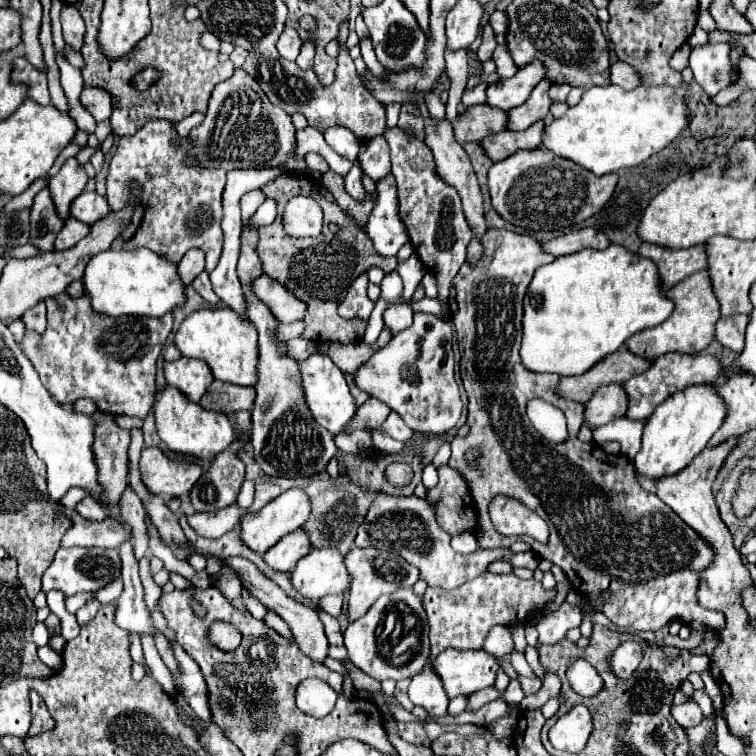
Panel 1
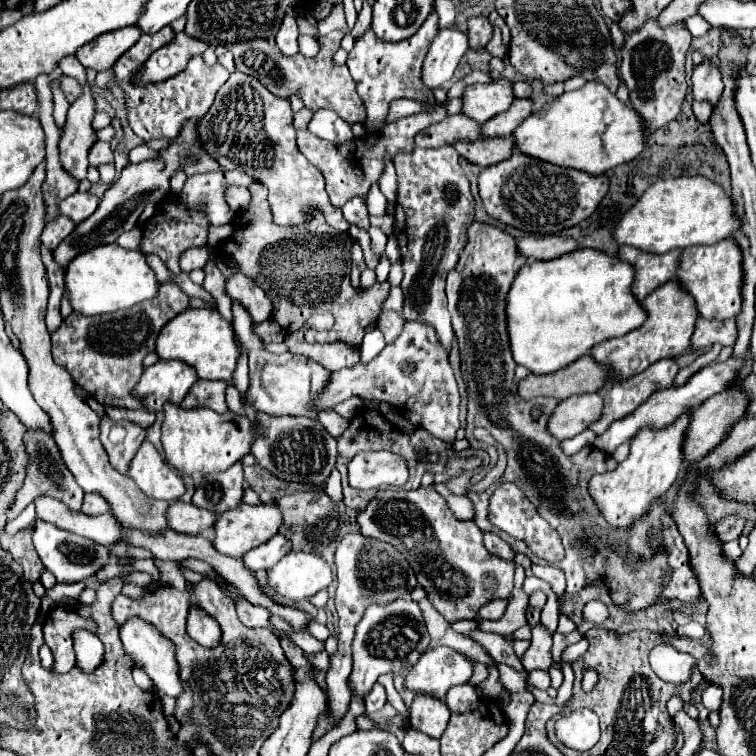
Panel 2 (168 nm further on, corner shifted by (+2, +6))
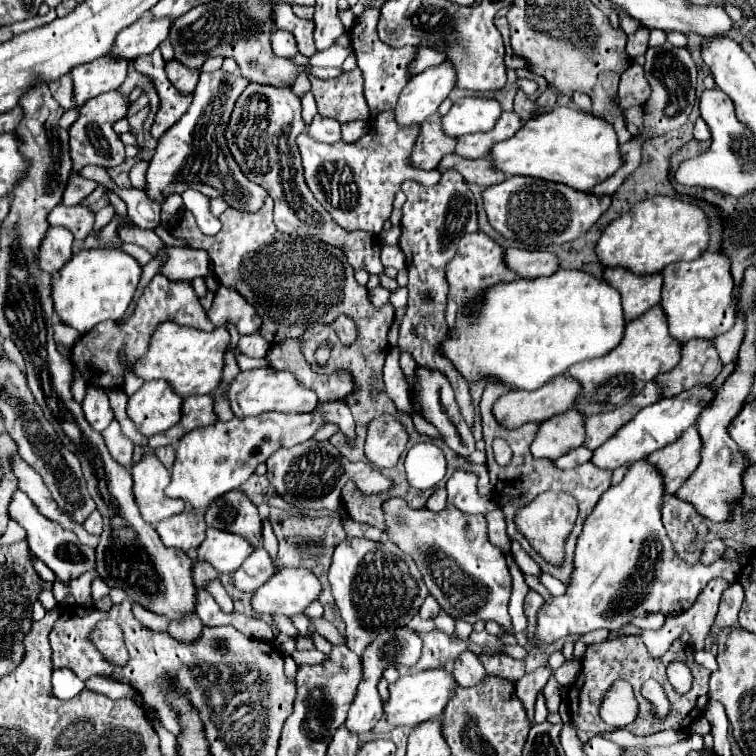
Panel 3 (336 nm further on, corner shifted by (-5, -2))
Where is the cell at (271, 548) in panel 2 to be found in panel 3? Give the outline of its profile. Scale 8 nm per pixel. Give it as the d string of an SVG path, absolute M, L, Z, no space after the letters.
M256 548L250 558L236 570L232 572L234 584L244 590L244 592L254 592L258 590L262 584L266 584L266 580L276 572L274 560L272 556L264 550L264 548Z

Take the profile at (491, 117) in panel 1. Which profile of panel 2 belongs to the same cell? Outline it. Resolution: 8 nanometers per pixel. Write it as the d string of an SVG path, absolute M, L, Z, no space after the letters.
M455 114L419 132L415 142L417 142L417 148L439 148L439 146L453 144L457 140L471 142L471 140L479 140L479 128L481 128L479 122L469 120L467 116Z

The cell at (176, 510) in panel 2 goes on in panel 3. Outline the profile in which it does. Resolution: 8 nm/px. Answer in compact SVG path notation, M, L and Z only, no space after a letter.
M184 510L176 516L170 516L158 522L156 532L160 534L162 542L172 548L182 548L184 552L192 554L206 536L206 520L202 510Z

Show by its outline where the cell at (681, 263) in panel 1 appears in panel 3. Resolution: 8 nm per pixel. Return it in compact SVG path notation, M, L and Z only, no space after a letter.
M618 266L618 268L606 268L604 280L614 284L614 288L618 288L618 292L622 294L626 320L638 318L648 308L656 306L662 298L664 278L660 272L654 276L638 276L628 268Z

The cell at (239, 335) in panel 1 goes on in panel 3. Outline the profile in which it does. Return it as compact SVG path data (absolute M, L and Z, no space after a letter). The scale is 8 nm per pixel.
M164 322L152 334L150 350L146 352L146 356L134 364L134 374L138 374L146 382L168 380L172 388L178 394L182 394L182 398L194 394L212 394L222 382L224 356L228 352L228 346L230 346L230 334L224 326L214 328L212 332L202 332L174 322Z

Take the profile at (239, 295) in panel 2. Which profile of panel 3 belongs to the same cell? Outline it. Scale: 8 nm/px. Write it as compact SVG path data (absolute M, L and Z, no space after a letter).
M220 286L214 304L208 310L208 318L214 326L224 326L226 322L234 322L240 334L256 334L262 326L262 318L256 308L234 288Z

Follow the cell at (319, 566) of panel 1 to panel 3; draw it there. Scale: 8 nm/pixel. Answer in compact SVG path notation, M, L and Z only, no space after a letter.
M280 568L258 592L252 606L258 614L302 614L308 604L318 600L322 582L308 568Z

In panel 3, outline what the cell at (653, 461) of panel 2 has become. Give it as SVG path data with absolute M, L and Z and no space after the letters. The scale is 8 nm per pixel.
M646 458L634 462L628 468L624 480L610 486L600 496L594 512L584 522L582 534L578 536L576 550L574 550L574 572L572 572L572 580L566 594L546 600L542 610L538 612L538 630L534 636L534 646L538 642L554 642L568 634L584 634L598 628L616 630L628 624L632 616L642 616L646 612L668 614L670 610L688 610L694 604L700 590L712 578L724 578L726 582L734 582L740 576L742 568L734 560L720 558L710 566L704 566L704 564L688 566L680 562L664 532L662 512L660 512L662 502L664 502L662 474Z

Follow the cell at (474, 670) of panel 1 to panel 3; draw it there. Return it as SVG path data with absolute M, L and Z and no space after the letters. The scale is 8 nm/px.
M442 666L432 668L432 670L424 670L424 672L412 674L412 676L400 676L398 682L390 684L390 688L388 688L390 700L384 706L386 718L392 726L416 726L426 720L442 718L446 704L454 696L454 688L456 688L456 682L454 682L452 674Z

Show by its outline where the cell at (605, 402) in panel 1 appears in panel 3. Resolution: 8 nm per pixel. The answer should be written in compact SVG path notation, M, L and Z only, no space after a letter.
M568 410L566 414L544 420L530 446L530 452L536 458L556 460L566 452L582 446L586 440L584 420L586 418L578 410Z

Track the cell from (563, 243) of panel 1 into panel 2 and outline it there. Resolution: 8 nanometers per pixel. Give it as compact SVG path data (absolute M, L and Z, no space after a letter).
M559 234L517 240L517 252L521 256L533 258L533 260L553 260L567 252L573 252L575 248L577 248L575 240L571 240L567 236L559 236Z

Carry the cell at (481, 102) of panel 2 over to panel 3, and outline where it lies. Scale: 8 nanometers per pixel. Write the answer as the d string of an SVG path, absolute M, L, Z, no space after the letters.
M464 96L456 100L450 112L442 118L442 128L450 136L488 132L502 114L502 106L494 98Z

